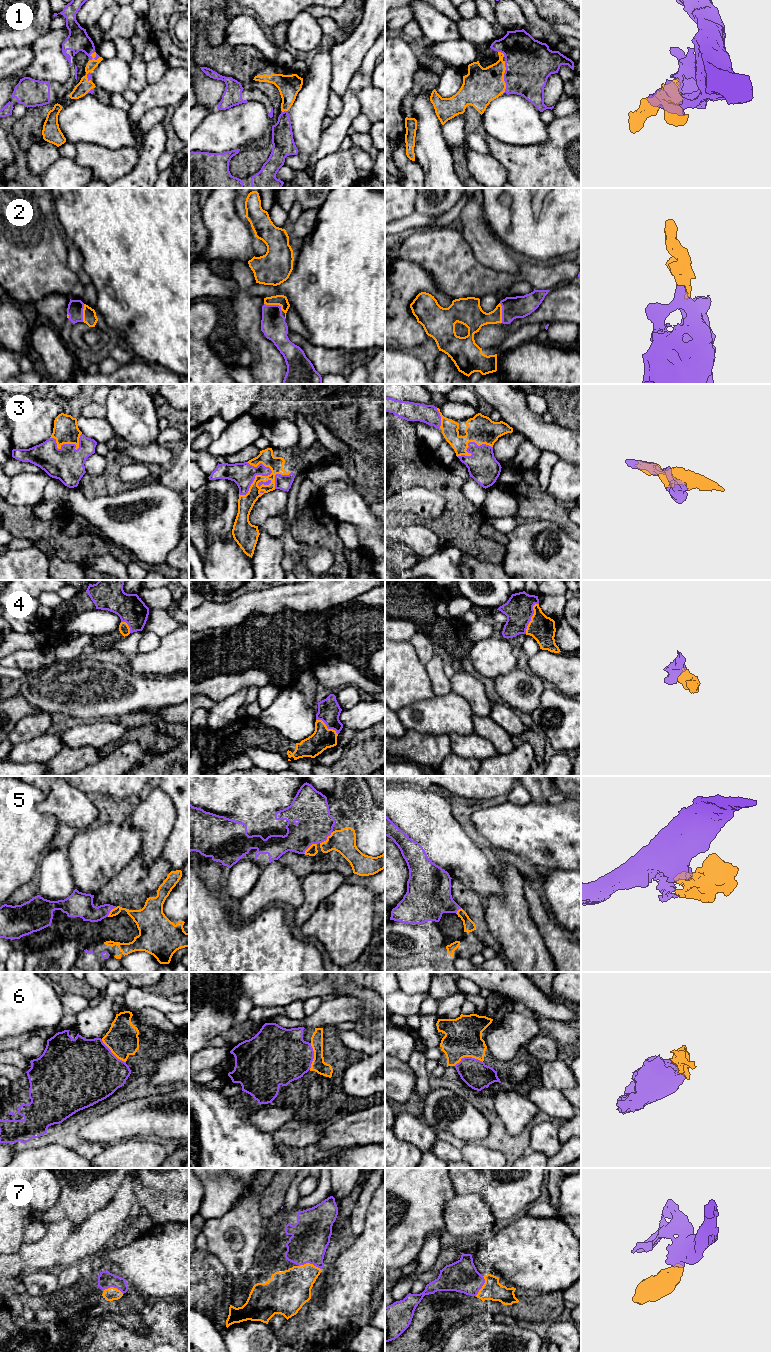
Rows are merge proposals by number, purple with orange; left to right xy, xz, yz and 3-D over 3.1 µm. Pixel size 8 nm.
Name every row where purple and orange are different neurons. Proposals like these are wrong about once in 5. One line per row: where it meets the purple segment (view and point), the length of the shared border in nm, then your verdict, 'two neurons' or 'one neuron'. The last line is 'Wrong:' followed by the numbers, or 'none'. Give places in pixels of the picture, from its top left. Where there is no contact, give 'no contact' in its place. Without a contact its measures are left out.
1: meets purple in yz at (504, 77); contact 260 nm long; one neuron
2: meets purple in xz at (274, 305); contact 160 nm long; one neuron
3: meets purple in xz at (254, 478); contact 340 nm long; one neuron
4: meets purple in yz at (531, 616); contact 260 nm long; one neuron
5: meets purple in xz at (326, 839); contact 140 nm long; one neuron
6: meets purple in yz at (468, 1057); contact 240 nm long; one neuron
7: meets purple in xz at (311, 1263); contact 180 nm long; one neuron
Wrong: none

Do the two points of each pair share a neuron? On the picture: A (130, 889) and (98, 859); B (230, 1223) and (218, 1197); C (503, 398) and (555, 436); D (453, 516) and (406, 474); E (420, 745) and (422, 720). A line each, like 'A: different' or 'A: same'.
A: different
B: different
C: same
D: same
E: different

